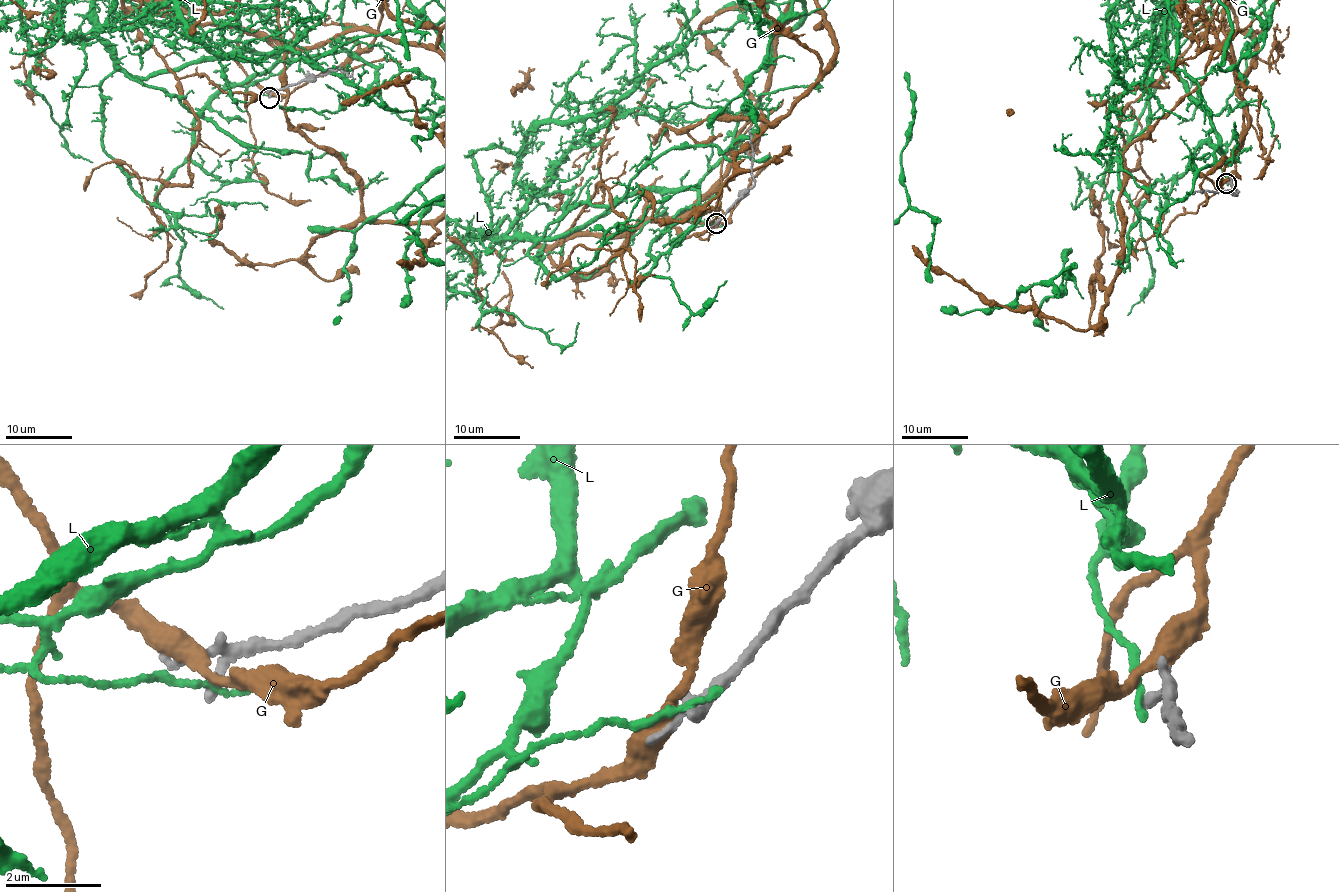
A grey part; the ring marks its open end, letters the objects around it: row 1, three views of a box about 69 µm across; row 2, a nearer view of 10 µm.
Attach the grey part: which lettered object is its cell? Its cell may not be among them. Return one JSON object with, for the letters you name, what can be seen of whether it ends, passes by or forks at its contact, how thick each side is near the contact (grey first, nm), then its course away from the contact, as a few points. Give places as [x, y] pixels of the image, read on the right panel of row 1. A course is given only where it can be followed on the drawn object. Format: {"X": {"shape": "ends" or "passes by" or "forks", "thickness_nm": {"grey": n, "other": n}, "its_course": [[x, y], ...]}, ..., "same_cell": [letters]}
{"same_cell": []}

